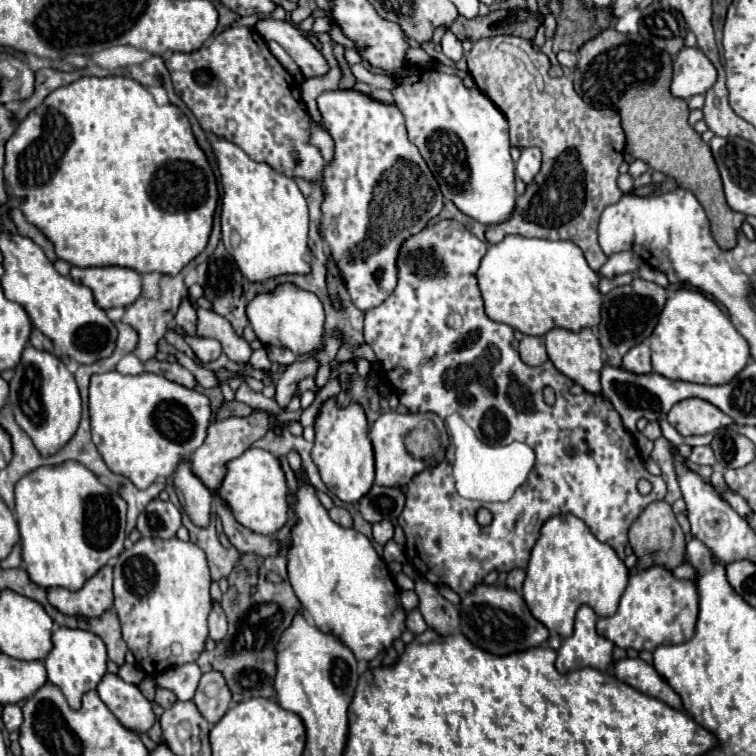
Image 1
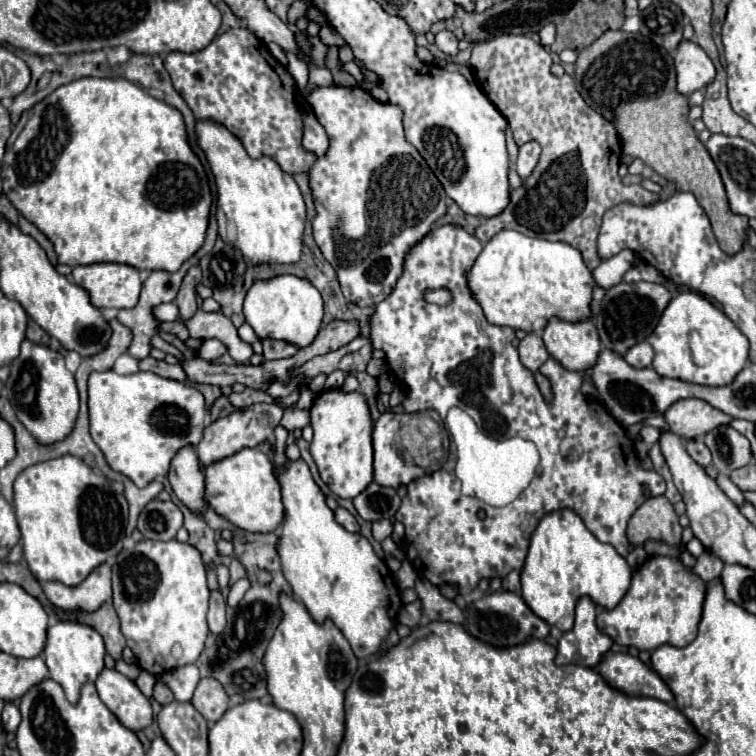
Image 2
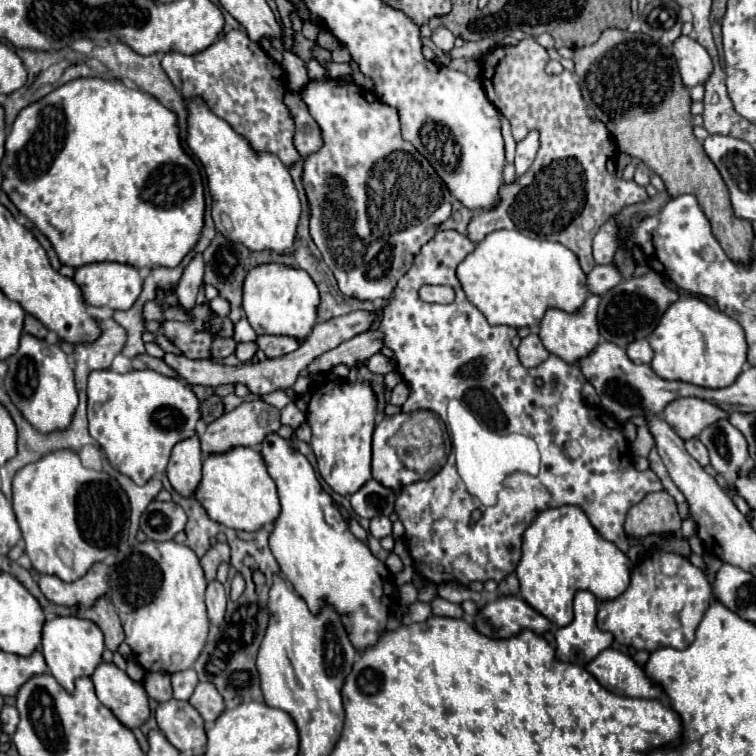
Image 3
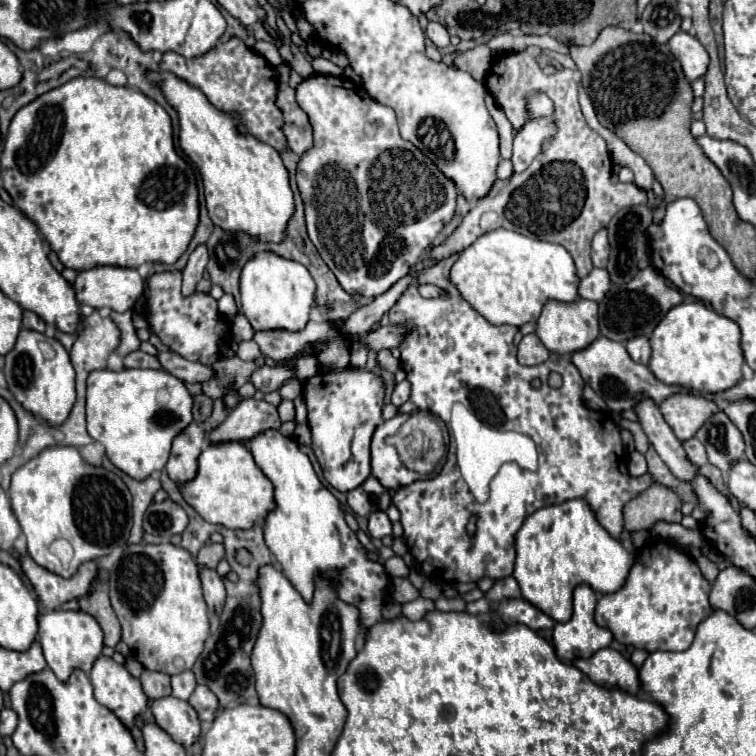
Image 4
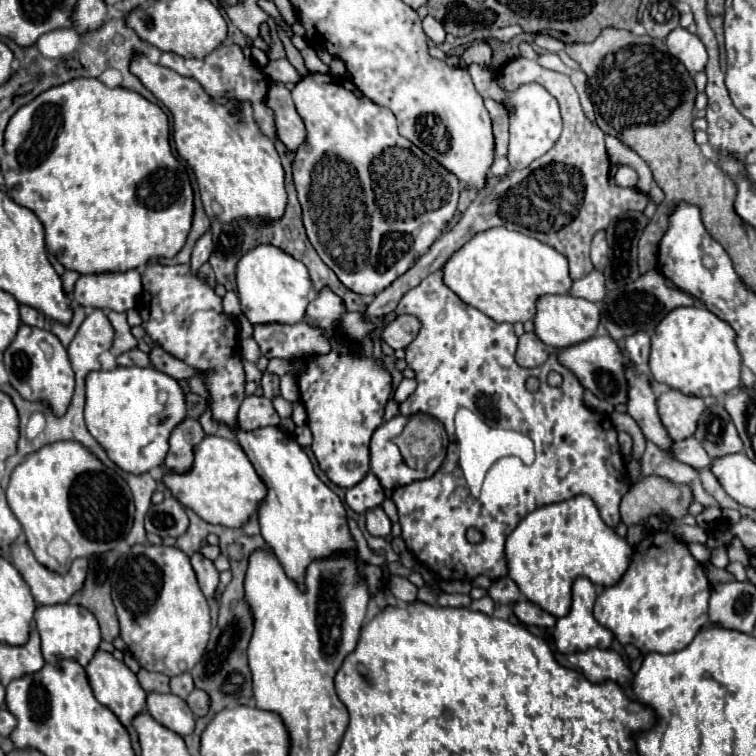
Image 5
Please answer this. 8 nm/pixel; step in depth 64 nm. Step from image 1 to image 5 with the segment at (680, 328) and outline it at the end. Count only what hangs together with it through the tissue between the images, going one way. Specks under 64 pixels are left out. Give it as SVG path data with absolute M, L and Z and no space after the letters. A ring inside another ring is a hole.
M680 306L674 308L656 326L652 334L650 372L660 384L690 396L720 396L740 386L742 358L736 348L736 332L728 322L712 314L708 308Z

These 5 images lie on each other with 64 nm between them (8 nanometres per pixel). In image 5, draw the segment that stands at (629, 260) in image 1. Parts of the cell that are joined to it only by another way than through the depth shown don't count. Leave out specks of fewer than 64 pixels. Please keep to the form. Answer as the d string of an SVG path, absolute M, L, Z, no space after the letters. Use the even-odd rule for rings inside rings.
M594 270L588 276L576 280L570 294L576 296L576 298L586 298L590 302L600 302L604 298L604 294L606 294L604 274L598 272L598 270Z

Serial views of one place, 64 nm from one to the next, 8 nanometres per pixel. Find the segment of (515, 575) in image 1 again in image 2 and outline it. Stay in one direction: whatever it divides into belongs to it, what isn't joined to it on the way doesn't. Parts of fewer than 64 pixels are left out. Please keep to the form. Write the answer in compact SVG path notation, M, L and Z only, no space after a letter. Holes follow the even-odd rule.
M512 570L512 572L502 580L502 586L504 586L504 590L508 590L508 592L520 594L520 570Z

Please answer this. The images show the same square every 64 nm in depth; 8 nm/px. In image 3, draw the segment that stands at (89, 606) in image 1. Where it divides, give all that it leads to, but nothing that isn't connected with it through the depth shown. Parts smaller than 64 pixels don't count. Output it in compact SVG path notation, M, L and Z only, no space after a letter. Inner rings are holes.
M104 562L94 564L84 578L76 582L62 582L56 576L46 576L40 574L38 584L42 594L52 602L52 604L62 604L62 606L94 606L98 598L108 594L108 566Z

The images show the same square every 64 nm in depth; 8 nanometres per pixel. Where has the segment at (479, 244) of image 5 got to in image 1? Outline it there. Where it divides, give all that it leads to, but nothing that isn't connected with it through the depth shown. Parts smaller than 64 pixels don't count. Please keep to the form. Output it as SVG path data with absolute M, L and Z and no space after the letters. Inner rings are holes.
M506 236L498 244L488 244L488 252L478 268L478 286L484 298L486 314L494 322L504 322L514 330L528 336L544 336L552 328L564 328L580 332L584 328L594 328L600 322L600 302L602 294L598 290L600 276L588 266L582 250L568 240L542 240L542 238L522 238Z

